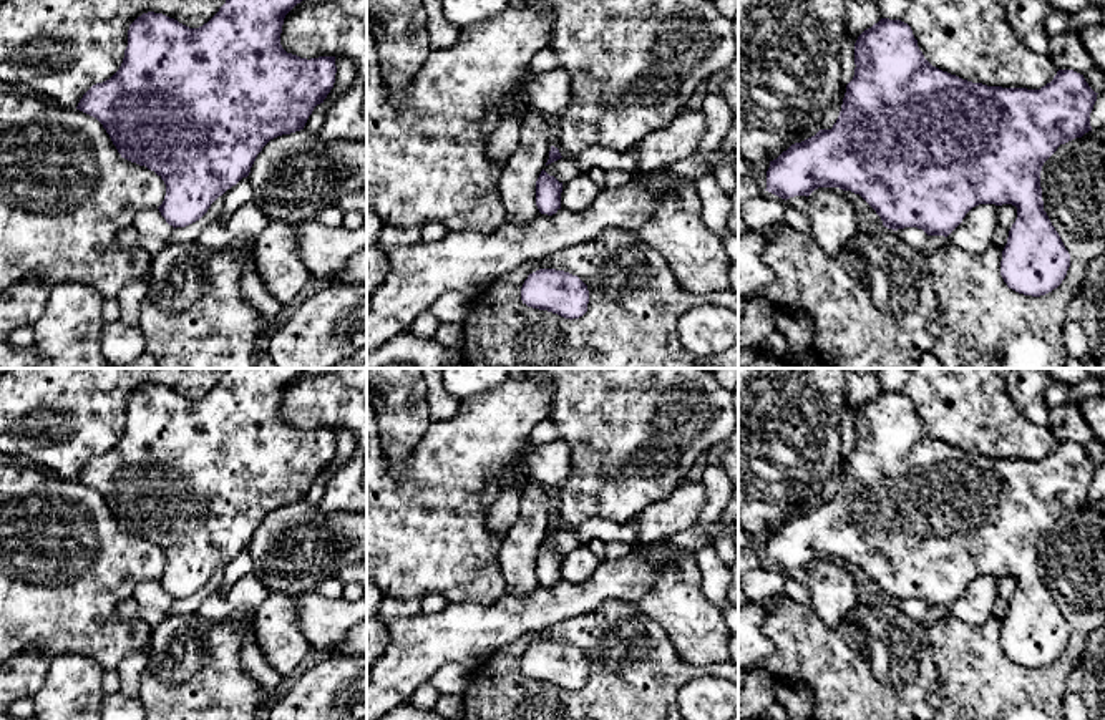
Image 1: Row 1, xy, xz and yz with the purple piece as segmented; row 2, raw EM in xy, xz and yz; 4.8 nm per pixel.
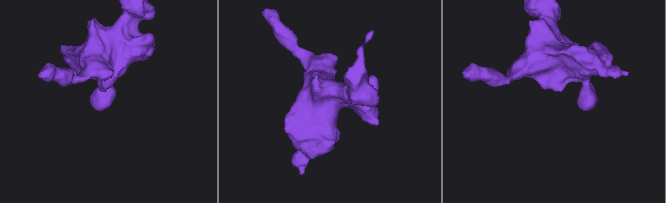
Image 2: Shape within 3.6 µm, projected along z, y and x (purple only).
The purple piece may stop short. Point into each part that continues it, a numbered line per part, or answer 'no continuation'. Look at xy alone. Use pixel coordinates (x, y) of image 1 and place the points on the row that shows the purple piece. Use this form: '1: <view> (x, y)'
no continuation

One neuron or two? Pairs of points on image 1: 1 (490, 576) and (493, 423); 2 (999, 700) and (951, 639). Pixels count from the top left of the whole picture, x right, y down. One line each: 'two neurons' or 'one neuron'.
1: one neuron
2: one neuron

